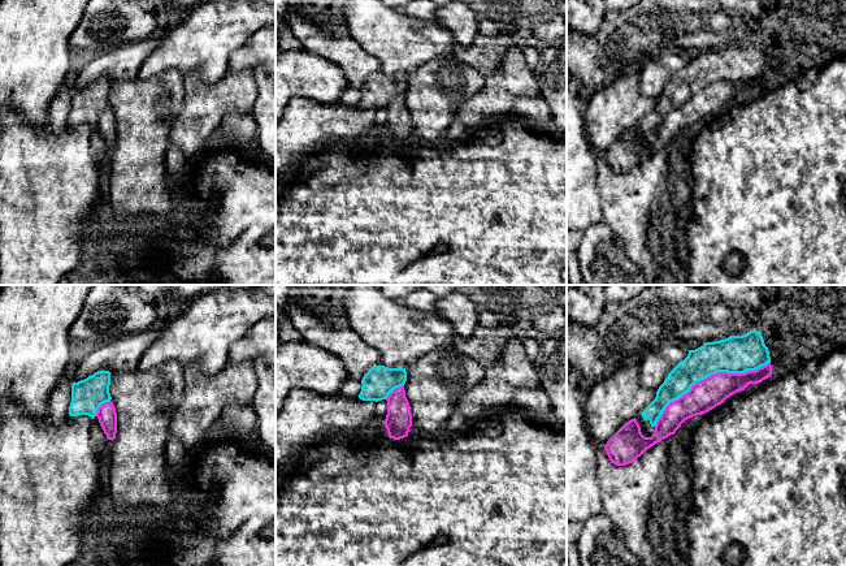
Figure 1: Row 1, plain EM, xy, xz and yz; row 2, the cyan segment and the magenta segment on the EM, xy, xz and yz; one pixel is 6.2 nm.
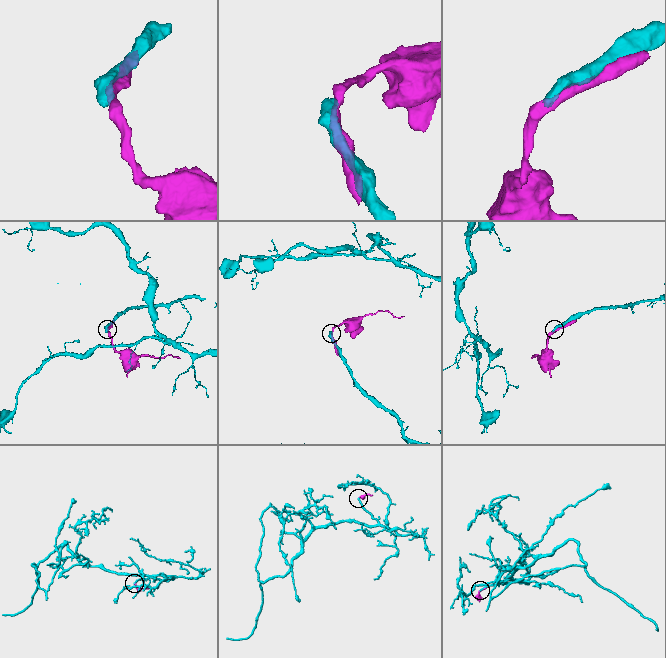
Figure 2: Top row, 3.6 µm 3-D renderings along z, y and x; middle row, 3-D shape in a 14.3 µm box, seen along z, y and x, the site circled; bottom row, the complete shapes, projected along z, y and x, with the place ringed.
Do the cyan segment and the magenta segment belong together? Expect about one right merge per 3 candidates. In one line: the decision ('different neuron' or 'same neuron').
different neuron

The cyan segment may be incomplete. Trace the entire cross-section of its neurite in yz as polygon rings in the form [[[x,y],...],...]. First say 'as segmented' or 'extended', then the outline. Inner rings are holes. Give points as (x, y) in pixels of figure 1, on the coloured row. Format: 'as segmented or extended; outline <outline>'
extended; outline [[[756,330],[706,342],[695,350],[689,350],[687,357],[659,386],[655,399],[637,415],[642,435],[651,437],[665,407],[686,394],[695,383],[717,372],[745,373],[768,363],[771,363],[768,347],[762,333]]]

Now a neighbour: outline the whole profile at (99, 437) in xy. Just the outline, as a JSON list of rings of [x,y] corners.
[[[95,416],[92,419],[91,438],[92,438],[94,444],[95,444],[95,448],[100,448],[108,441],[107,435],[104,433],[104,431],[103,431],[100,423],[99,423],[97,416]]]

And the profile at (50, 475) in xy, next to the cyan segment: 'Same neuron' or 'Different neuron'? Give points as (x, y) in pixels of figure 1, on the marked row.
Different neuron

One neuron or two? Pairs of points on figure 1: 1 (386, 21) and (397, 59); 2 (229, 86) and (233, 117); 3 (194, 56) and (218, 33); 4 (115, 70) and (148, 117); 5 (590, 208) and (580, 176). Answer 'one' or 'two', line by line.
1: one
2: two
3: one
4: two
5: one

